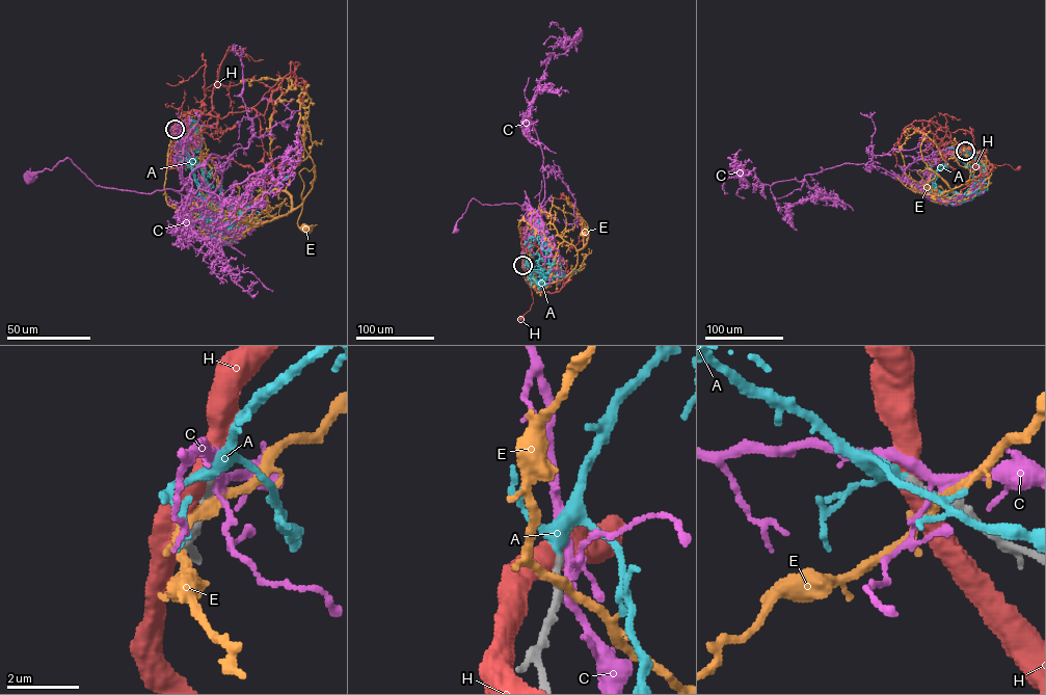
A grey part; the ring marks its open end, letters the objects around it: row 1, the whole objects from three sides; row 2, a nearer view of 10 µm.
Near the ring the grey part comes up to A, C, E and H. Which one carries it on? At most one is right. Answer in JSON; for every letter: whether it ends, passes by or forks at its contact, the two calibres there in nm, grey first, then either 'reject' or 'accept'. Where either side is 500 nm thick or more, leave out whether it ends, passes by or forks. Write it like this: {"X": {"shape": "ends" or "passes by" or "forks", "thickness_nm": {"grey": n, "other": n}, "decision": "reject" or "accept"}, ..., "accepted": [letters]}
{"A": {"shape": "passes by", "thickness_nm": {"grey": 200, "other": 280}, "decision": "accept"}, "C": {"shape": "forks", "thickness_nm": {"grey": 280, "other": 240}, "decision": "reject"}, "E": {"shape": "passes by", "thickness_nm": {"grey": 320, "other": 280}, "decision": "reject"}, "H": {"thickness_nm": {"grey": 240, "other": 550}, "decision": "reject"}, "accepted": ["A"]}

